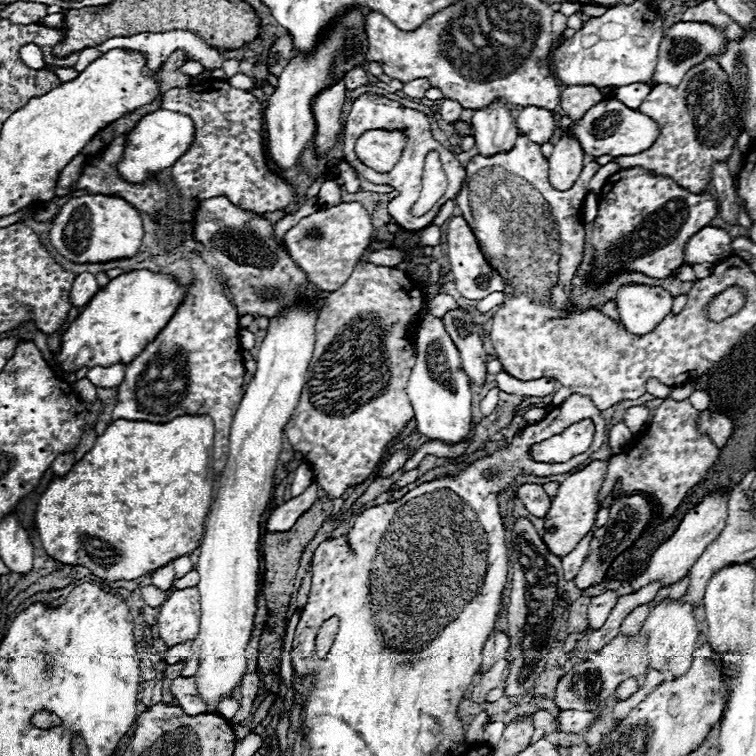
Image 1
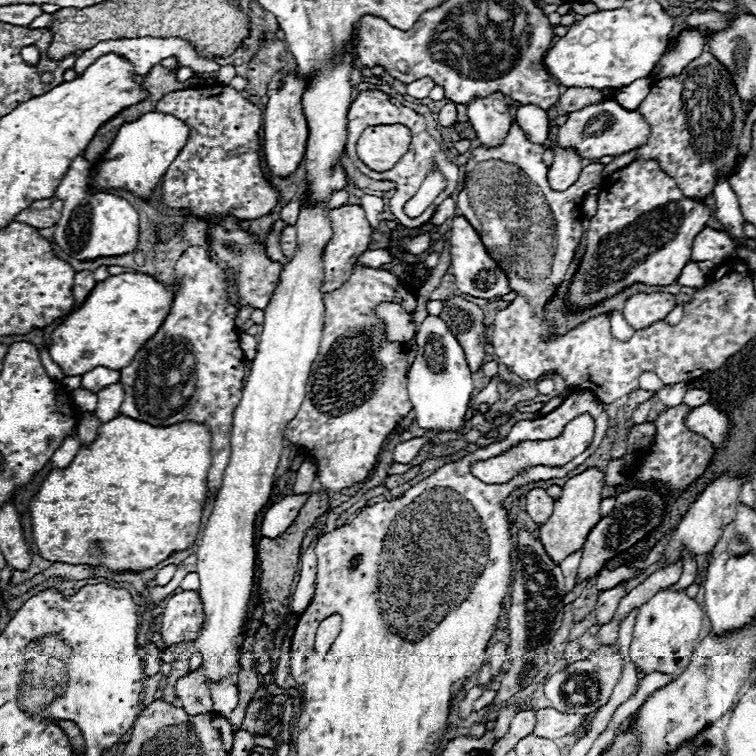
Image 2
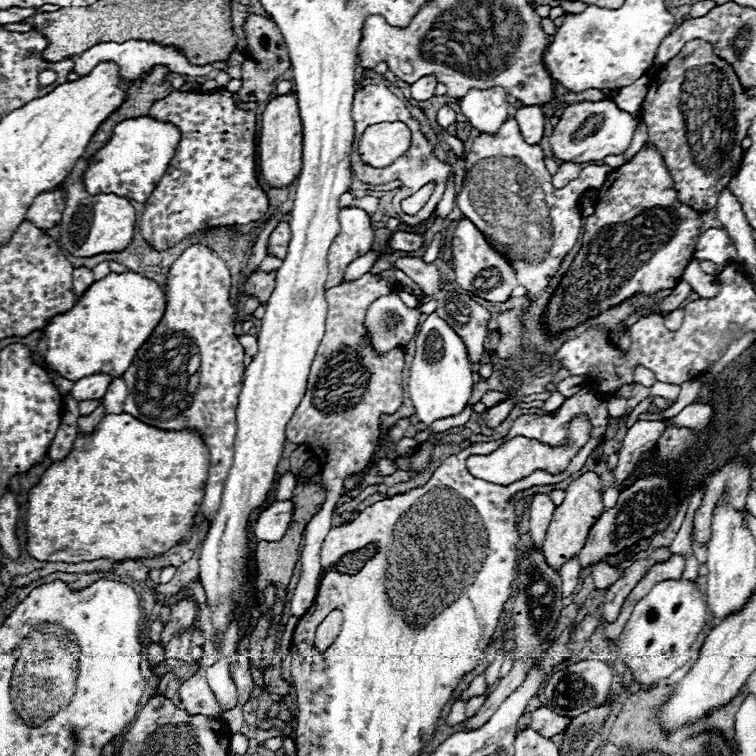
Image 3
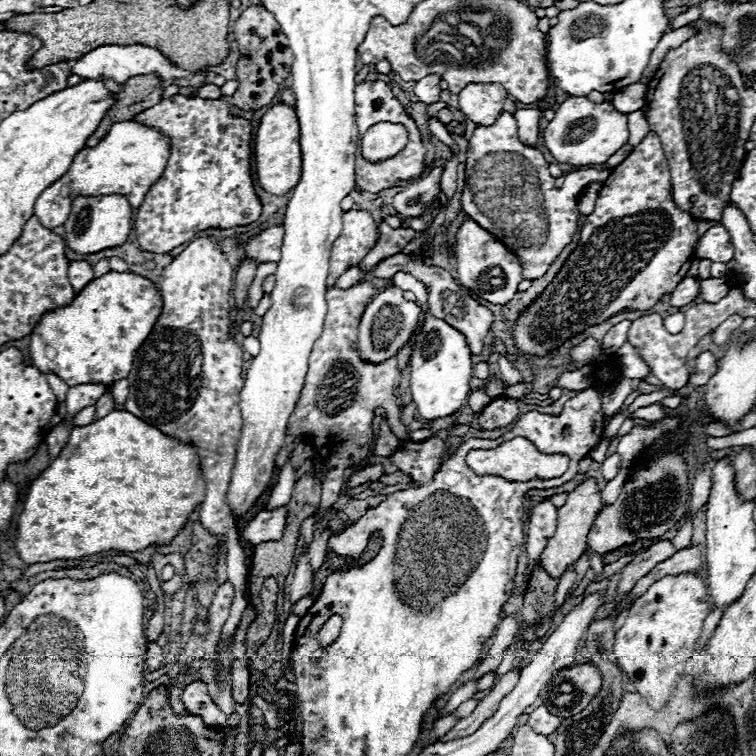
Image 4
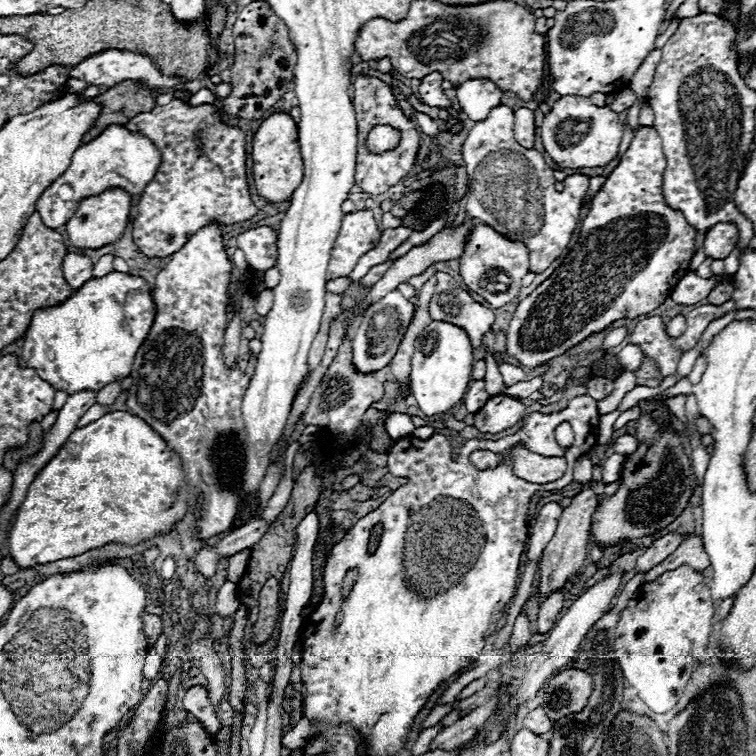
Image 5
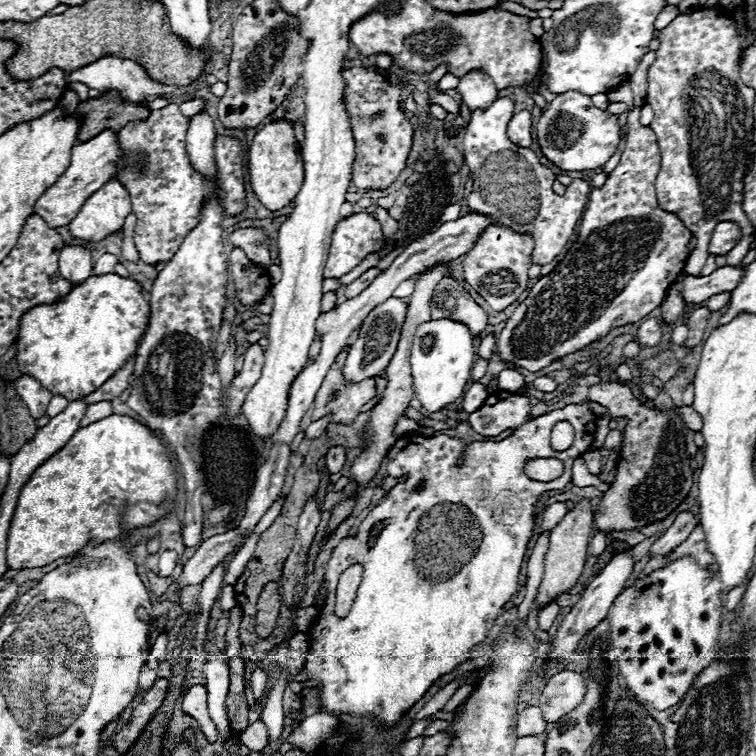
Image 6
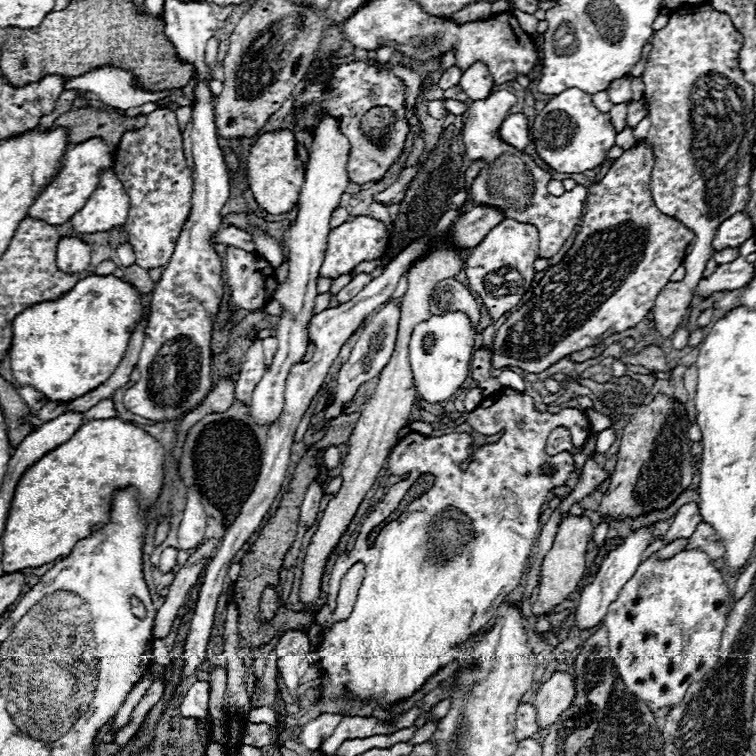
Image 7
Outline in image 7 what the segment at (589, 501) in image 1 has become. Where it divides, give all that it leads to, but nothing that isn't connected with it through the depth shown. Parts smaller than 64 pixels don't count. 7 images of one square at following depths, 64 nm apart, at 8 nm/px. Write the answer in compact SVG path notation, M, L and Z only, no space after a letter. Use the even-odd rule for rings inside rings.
M580 514L580 516L566 516L560 526L558 526L558 532L554 536L554 544L550 548L550 552L546 554L544 562L542 562L542 580L540 580L540 586L538 586L538 594L536 594L536 600L532 602L532 612L536 616L542 616L542 614L548 614L552 612L552 608L556 604L560 604L564 598L568 598L578 582L582 580L582 574L586 570L586 550L588 550L588 542L592 538L592 522L588 516Z

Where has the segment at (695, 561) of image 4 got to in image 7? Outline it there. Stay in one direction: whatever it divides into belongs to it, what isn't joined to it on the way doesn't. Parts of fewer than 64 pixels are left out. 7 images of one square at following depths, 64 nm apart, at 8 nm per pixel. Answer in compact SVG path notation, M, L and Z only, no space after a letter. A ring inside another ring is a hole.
M704 522L690 536L690 540L688 540L688 544L686 544L684 550L692 550L692 548L704 550L710 556L710 560L718 560L724 554L724 548L714 542L714 530L708 524L704 524Z

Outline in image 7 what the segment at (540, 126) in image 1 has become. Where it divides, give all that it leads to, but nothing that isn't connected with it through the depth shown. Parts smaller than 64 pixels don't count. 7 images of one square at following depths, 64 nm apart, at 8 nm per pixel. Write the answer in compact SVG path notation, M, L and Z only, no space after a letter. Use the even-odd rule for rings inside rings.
M510 114L500 130L500 138L506 144L512 144L518 150L524 150L530 144L530 134L528 134L528 118L524 114Z

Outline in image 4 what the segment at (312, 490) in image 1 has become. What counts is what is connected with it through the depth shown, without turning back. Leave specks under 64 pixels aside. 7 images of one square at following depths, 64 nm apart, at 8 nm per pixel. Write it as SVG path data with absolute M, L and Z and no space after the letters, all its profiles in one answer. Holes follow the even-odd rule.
M286 506L274 510L262 510L256 518L240 532L242 542L260 544L268 540L280 540L286 528Z

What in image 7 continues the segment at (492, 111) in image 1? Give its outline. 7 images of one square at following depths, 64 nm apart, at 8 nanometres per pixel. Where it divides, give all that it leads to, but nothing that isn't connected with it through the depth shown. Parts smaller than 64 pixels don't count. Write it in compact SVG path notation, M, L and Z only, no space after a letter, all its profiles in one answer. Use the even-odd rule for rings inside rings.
M476 62L466 72L462 72L462 78L460 78L458 86L468 96L468 102L486 100L492 94L492 90L494 90L492 76L490 76L488 68L482 62Z

